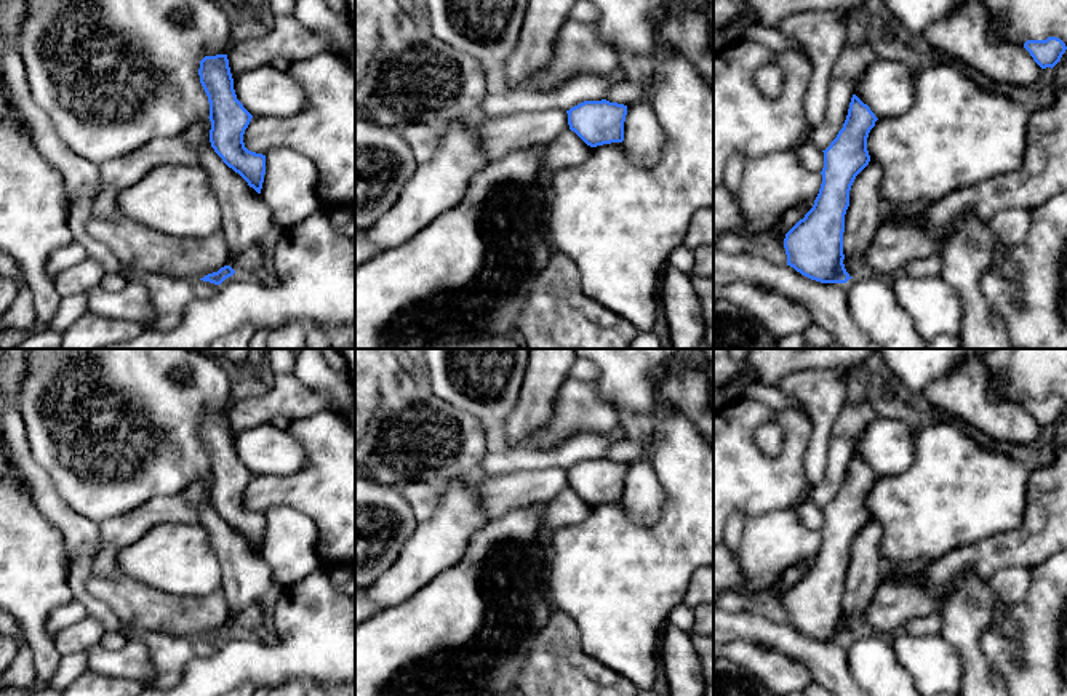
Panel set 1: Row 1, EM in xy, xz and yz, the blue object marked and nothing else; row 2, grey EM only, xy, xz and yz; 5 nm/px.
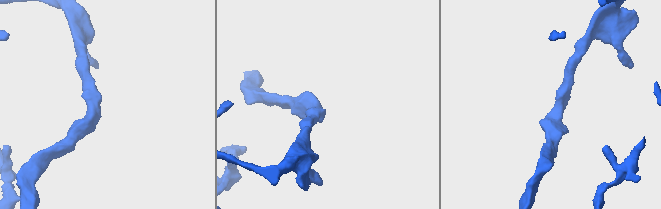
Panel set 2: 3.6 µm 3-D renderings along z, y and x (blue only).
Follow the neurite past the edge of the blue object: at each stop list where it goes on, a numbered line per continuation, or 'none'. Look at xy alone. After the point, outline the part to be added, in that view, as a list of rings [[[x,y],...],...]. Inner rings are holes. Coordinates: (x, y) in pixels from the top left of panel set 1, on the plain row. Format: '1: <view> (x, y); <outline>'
1: xy (245, 576); [[[208,477],[194,478],[181,494],[198,510],[198,525],[210,538],[210,547],[221,566],[221,590],[234,618],[270,590],[270,565],[248,541],[214,510],[206,490]]]

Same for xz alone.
1: xz (567, 508); [[[568,488],[541,504],[541,507],[544,528],[550,533],[585,520],[593,506],[587,504],[574,490]]]

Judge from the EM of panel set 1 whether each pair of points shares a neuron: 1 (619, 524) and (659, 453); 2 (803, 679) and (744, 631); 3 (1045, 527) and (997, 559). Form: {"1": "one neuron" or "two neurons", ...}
{"1": "one neuron", "2": "two neurons", "3": "one neuron"}

